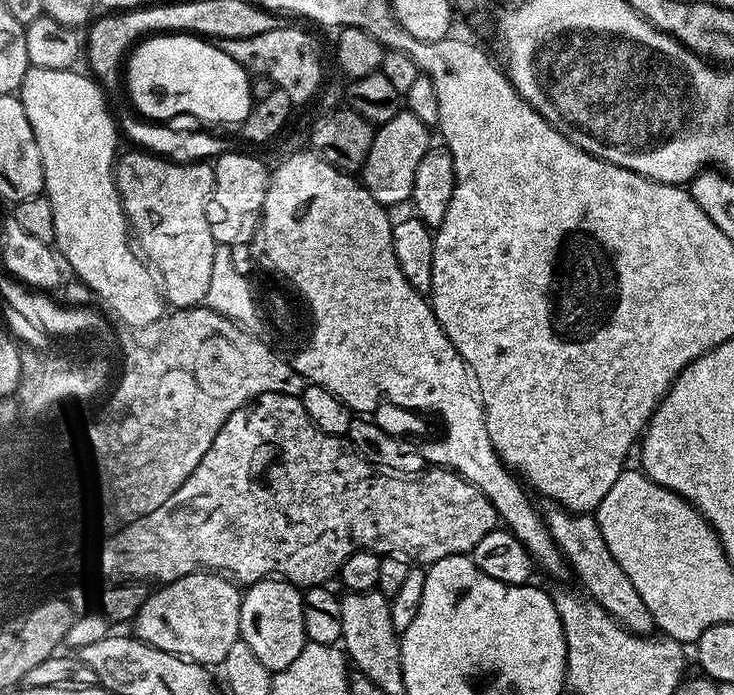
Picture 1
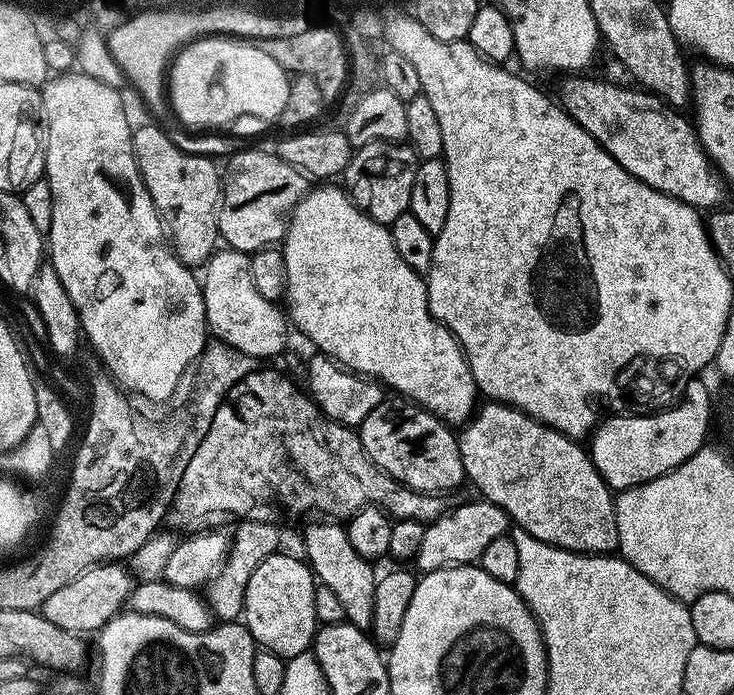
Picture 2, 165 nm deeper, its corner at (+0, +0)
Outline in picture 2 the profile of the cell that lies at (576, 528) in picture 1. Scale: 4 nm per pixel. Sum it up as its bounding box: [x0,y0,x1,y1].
[459,402,619,554]

